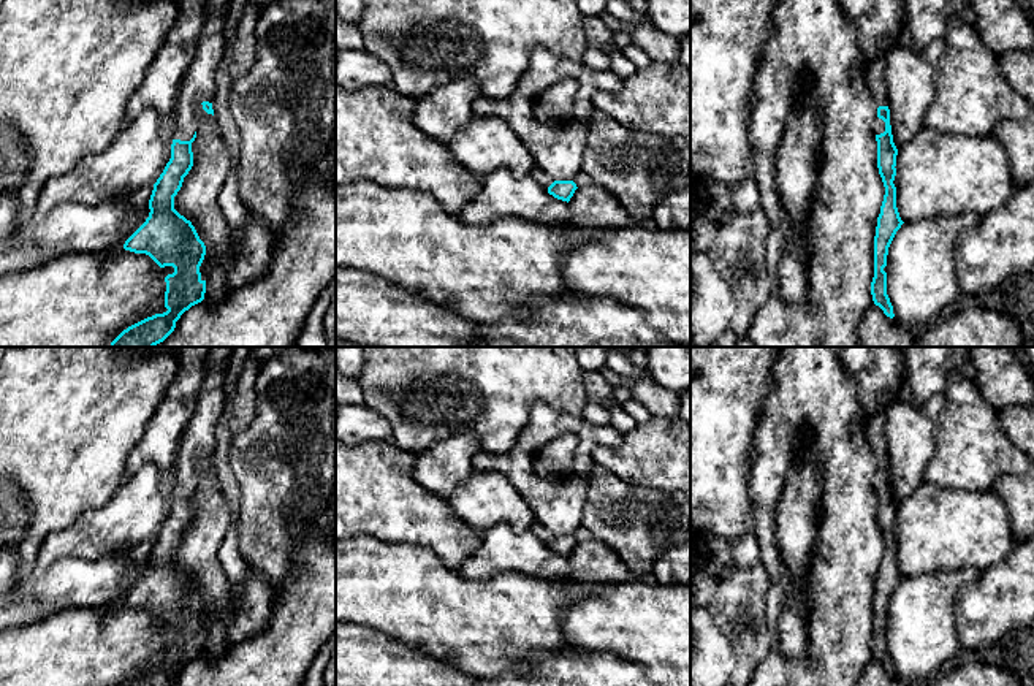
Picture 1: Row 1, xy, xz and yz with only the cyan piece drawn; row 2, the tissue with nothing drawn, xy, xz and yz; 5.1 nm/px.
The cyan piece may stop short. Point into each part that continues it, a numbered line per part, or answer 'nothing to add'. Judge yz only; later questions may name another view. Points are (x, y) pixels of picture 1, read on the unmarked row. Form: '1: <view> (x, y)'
1: yz (876, 438)

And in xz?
1: xz (537, 529)

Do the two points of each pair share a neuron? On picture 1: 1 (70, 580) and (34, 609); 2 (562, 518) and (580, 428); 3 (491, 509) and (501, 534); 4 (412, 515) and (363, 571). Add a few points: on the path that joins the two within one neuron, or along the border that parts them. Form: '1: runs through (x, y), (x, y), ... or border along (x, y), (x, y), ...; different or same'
1: runs through (60, 586), (43, 599); same
2: runs through (534, 488), (524, 479), (524, 450), (550, 425); same
3: border along (528, 528), (513, 531), (494, 523), (482, 533); different
4: border along (353, 536), (374, 536), (426, 548); different

